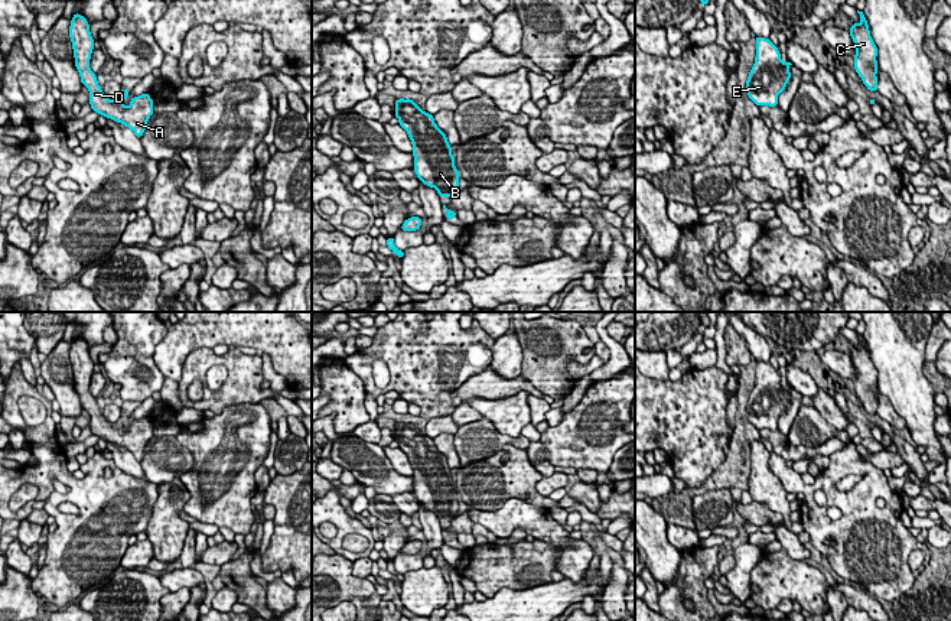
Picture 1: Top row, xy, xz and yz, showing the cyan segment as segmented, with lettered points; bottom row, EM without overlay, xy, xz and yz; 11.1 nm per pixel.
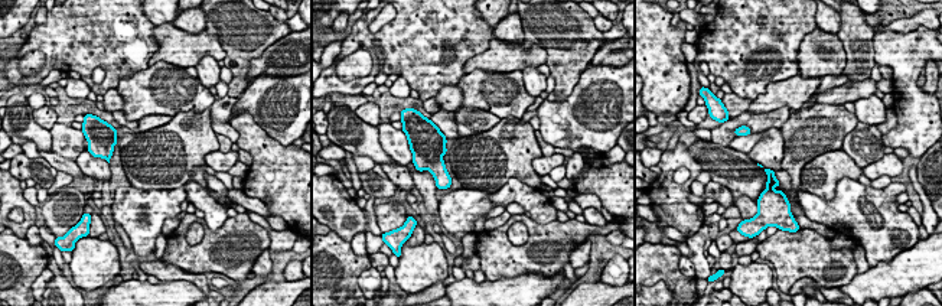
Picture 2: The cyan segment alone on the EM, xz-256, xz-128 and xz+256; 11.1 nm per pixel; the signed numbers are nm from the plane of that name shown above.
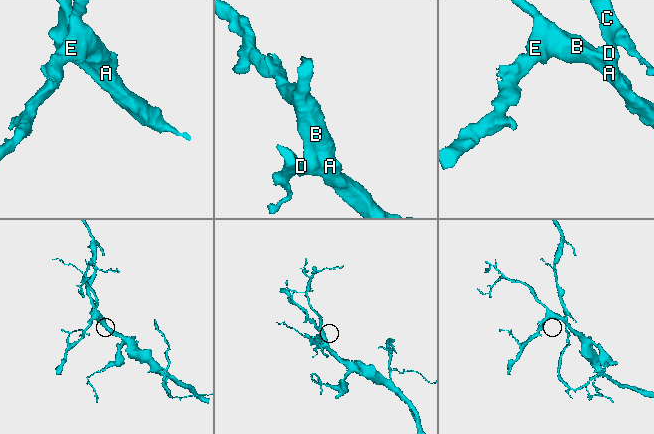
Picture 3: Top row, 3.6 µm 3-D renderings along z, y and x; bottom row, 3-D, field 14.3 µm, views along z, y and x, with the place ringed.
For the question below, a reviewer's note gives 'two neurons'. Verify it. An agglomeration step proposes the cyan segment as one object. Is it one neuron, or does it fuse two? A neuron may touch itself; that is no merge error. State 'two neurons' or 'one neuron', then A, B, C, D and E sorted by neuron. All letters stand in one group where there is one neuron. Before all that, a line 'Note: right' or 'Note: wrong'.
Note: wrong
one neuron; A B C D E

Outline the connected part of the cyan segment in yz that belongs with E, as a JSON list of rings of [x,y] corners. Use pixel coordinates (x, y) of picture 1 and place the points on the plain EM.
[[[756,361],[756,381],[746,404],[748,420],[758,429],[778,429],[778,419],[791,401],[789,384],[781,383],[778,370],[771,362]]]

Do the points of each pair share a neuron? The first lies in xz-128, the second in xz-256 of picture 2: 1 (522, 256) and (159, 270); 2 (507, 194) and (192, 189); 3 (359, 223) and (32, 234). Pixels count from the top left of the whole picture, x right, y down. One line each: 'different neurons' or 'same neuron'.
1: different neurons
2: same neuron
3: different neurons

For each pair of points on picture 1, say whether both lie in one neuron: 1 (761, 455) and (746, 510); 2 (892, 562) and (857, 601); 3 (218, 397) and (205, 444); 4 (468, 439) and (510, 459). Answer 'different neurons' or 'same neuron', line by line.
1: different neurons
2: different neurons
3: different neurons
4: different neurons

